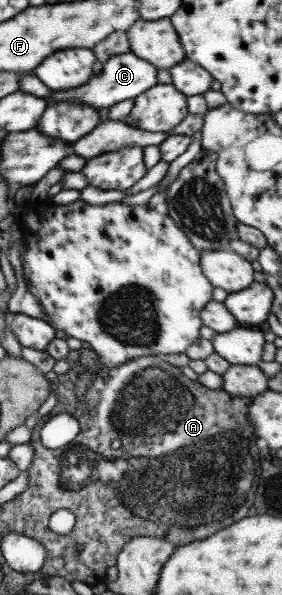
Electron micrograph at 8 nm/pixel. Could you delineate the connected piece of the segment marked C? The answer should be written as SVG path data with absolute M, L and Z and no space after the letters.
M131 52L116 54L109 57L102 63L102 69L98 74L93 73L83 85L71 88L71 92L51 92L49 98L45 97L45 102L49 105L56 103L74 103L86 105L93 109L110 108L123 100L131 100L139 96L148 88L155 85L157 80L156 68L149 64L147 60L141 60Z

